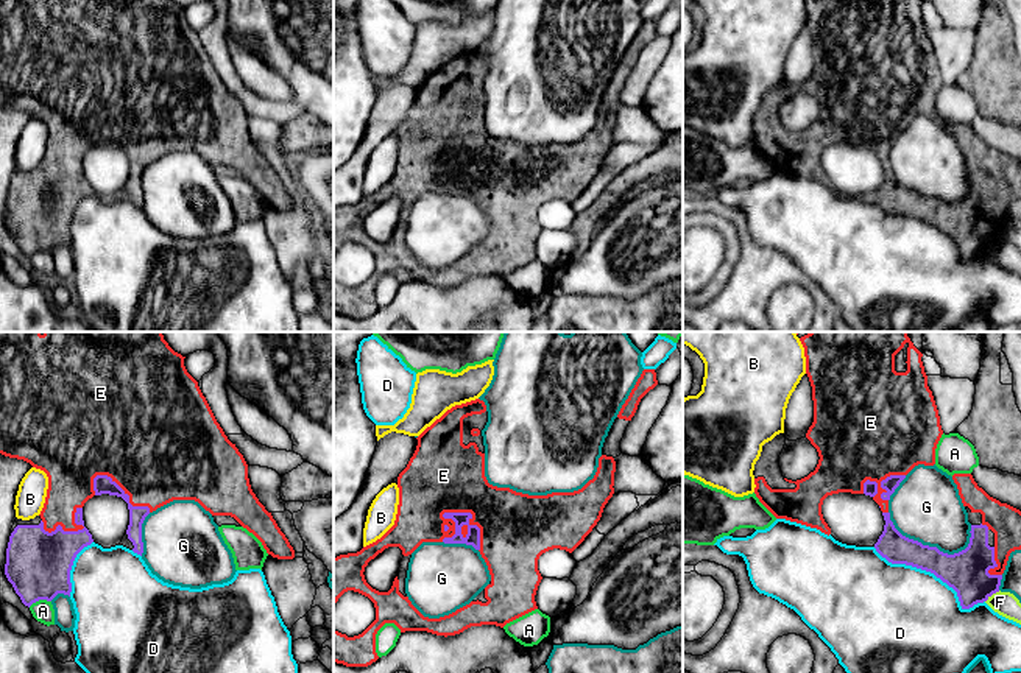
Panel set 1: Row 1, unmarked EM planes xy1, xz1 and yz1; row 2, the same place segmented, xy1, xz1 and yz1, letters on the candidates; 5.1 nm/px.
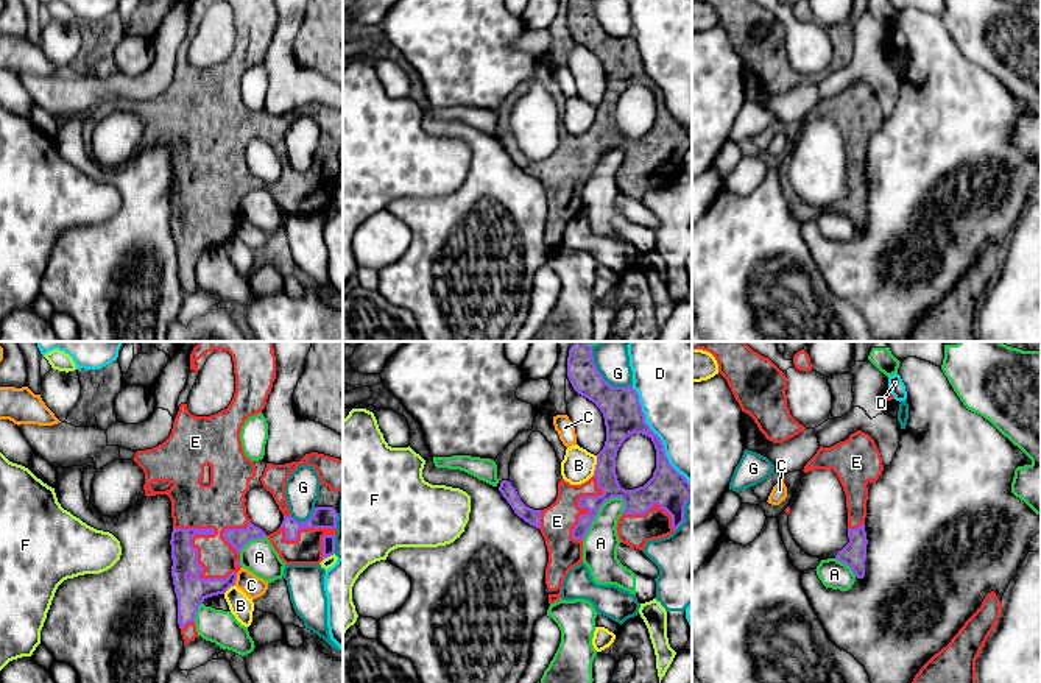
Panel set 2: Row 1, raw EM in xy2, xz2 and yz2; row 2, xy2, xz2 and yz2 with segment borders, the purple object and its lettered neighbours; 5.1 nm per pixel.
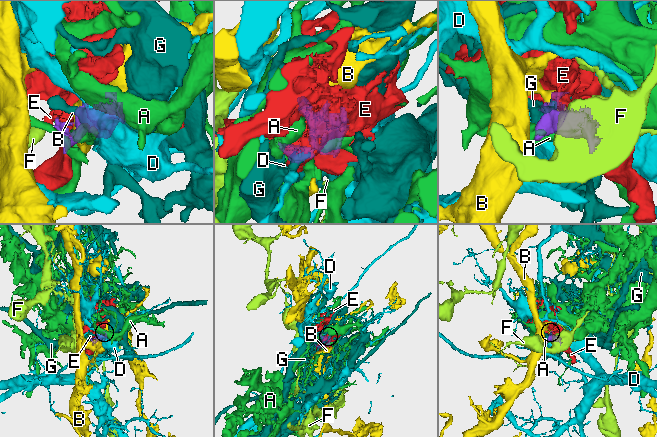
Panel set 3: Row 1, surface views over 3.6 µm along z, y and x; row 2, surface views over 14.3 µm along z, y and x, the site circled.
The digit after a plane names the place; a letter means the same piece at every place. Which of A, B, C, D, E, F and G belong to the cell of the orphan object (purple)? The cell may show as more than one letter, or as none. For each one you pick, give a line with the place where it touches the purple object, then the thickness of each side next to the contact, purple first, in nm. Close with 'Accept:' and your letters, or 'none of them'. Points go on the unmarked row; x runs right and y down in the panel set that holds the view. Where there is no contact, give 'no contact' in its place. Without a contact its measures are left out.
E: xy2 (190, 194) | 160/240 nm
Accept: E

